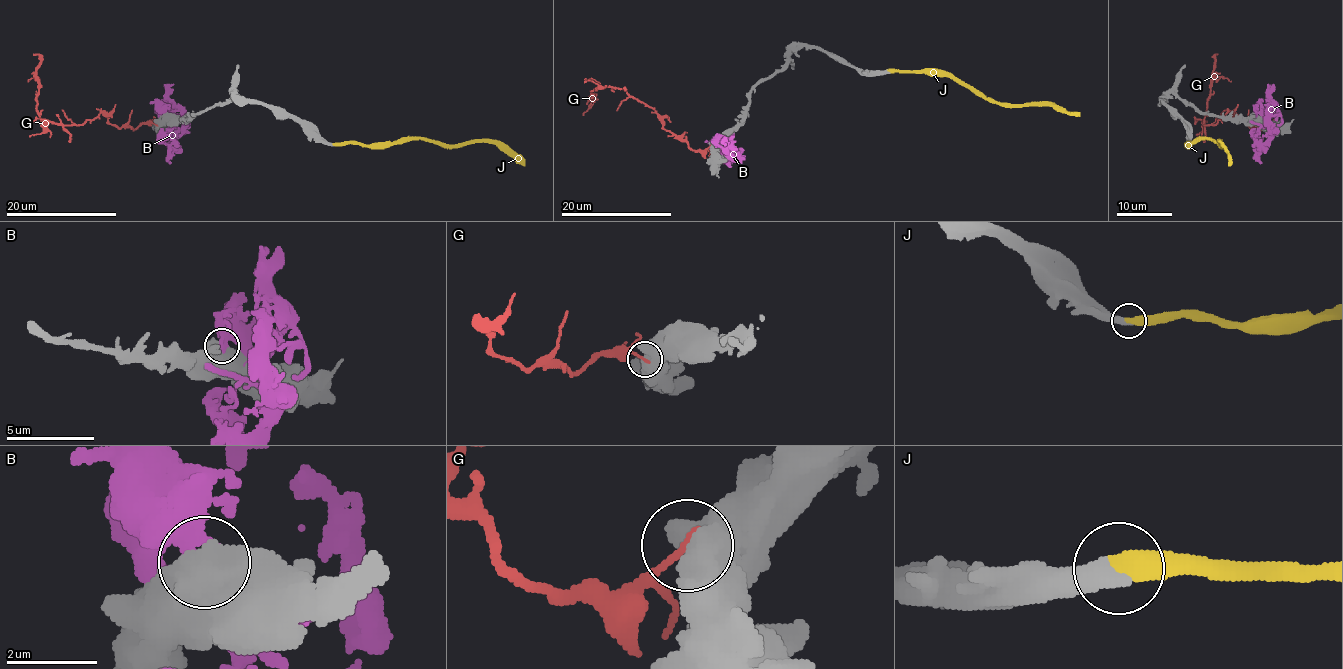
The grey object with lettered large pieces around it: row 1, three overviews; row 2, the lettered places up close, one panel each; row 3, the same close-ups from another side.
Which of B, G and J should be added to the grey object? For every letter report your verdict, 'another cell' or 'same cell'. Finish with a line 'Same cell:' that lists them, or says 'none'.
B: another cell
G: another cell
J: same cell
Same cell: J

